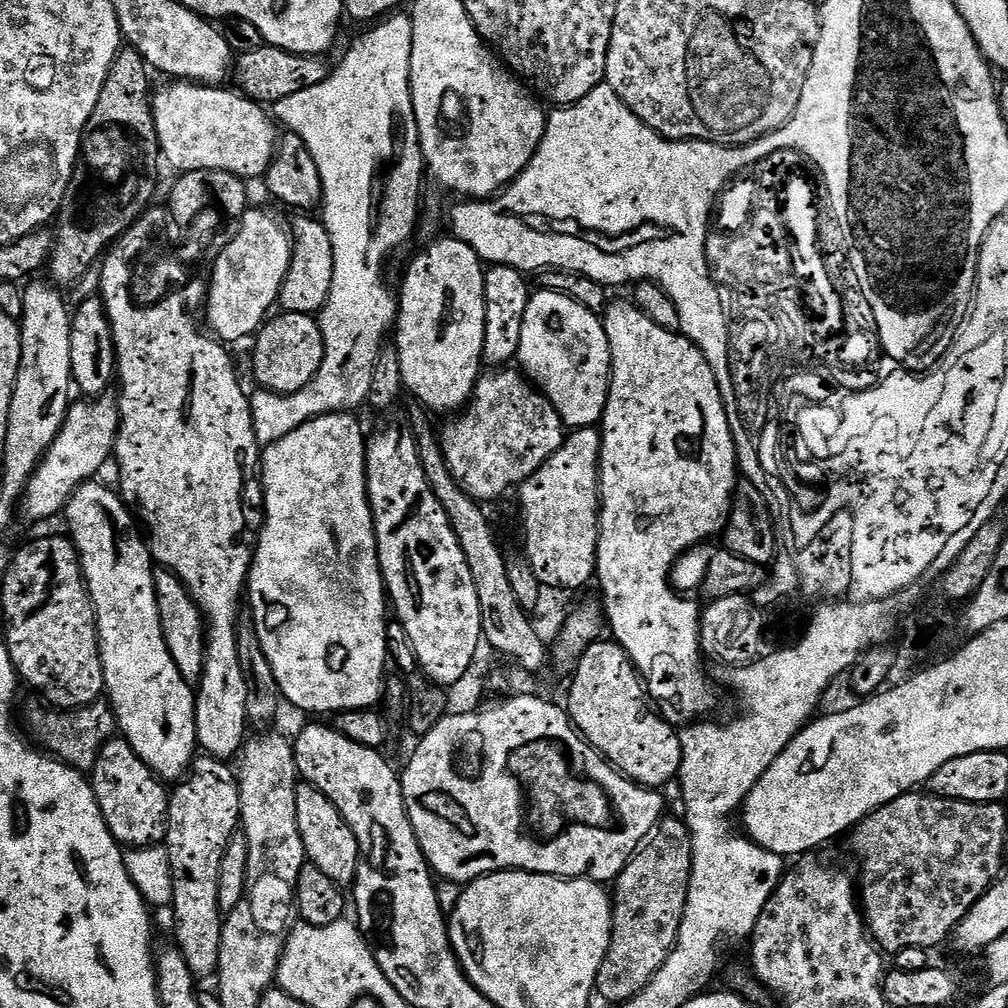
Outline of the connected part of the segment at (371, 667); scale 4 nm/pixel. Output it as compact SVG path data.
M351 411L332 412L328 416L319 416L310 422L306 422L302 426L298 426L298 430L294 430L290 434L286 434L286 438L278 438L278 442L267 445L263 449L258 465L258 472L264 475L264 529L260 532L260 541L254 544L254 555L252 557L252 566L248 573L248 582L246 585L247 599L252 599L252 609L250 615L252 621L256 624L256 633L258 640L262 642L262 650L266 650L266 658L270 662L270 666L274 670L274 678L280 687L281 697L285 701L288 700L296 708L301 708L304 712L332 712L331 714L339 714L342 712L362 712L372 710L377 707L376 704L381 703L382 693L386 688L386 680L384 676L384 663L388 660L388 616L384 613L384 604L386 608L386 585L384 583L384 575L380 572L380 555L376 549L376 527L372 521L372 511L368 505L368 483L366 482L366 470L364 469L364 454L366 451L366 432L360 429L360 424L355 420Z

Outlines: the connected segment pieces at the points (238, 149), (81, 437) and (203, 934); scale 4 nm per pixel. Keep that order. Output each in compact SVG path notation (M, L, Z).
M168 82L160 93L151 97L152 117L160 143L160 154L165 165L177 168L177 173L201 172L202 170L226 170L245 181L263 177L270 162L276 156L278 143L277 125L256 101L239 91L227 92L224 86L205 86L200 82Z
M100 394L95 398L84 398L81 404L73 403L69 407L66 418L62 422L62 430L58 438L50 446L50 450L41 458L40 465L34 470L34 474L28 483L28 489L24 492L22 501L22 516L28 520L48 520L65 511L73 494L84 484L89 483L104 468L104 463L111 461L116 446L116 436L120 432L120 406L115 399L108 394Z
M197 755L192 773L171 789L168 798L166 847L172 871L170 913L176 919L174 944L197 978L215 977L220 966L224 922L218 906L218 874L228 841L237 835L240 822L240 785L228 767L214 756Z

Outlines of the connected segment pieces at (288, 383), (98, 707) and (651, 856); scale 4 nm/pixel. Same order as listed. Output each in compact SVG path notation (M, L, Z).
M285 311L279 315L273 315L254 337L252 372L263 391L288 396L302 390L318 374L324 357L324 339L315 315Z
M97 702L75 710L44 708L32 708L28 712L28 724L36 735L35 743L55 756L57 760L69 764L71 768L77 768L79 772L85 774L91 773L96 759L100 757L100 751L118 732L116 713L112 711L112 705L107 702Z
M665 819L663 823L657 827L656 831L648 837L646 843L641 847L640 851L628 861L626 867L621 870L620 875L614 881L614 891L612 897L612 937L610 938L610 946L606 958L602 962L602 966L598 970L598 978L596 979L595 995L600 996L604 1000L609 1000L610 1003L616 1006L623 1006L630 998L634 998L643 990L647 984L652 983L652 975L666 962L666 958L671 954L672 949L676 947L676 939L678 938L678 930L682 926L682 918L686 910L686 894L690 886L690 878L692 877L692 834L688 831L688 825L683 819L677 820Z

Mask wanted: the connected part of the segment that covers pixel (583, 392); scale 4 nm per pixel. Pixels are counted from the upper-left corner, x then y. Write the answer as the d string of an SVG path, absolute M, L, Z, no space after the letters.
M539 291L531 293L526 306L519 367L558 410L569 429L599 425L608 405L608 385L612 379L612 355L604 321L563 292Z

